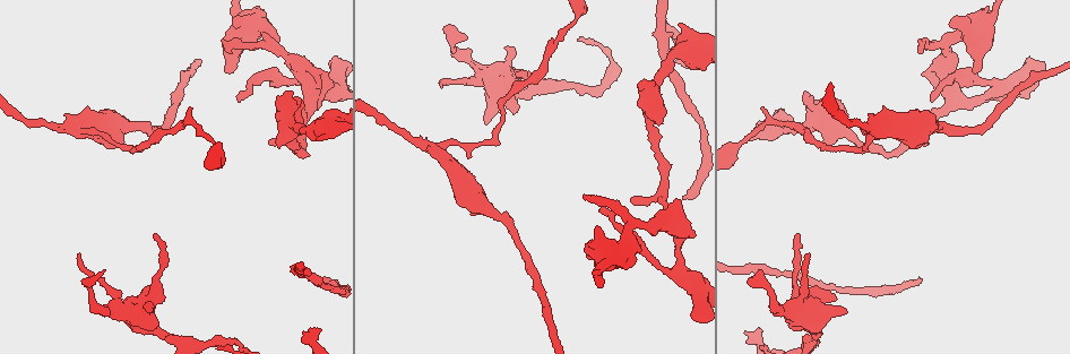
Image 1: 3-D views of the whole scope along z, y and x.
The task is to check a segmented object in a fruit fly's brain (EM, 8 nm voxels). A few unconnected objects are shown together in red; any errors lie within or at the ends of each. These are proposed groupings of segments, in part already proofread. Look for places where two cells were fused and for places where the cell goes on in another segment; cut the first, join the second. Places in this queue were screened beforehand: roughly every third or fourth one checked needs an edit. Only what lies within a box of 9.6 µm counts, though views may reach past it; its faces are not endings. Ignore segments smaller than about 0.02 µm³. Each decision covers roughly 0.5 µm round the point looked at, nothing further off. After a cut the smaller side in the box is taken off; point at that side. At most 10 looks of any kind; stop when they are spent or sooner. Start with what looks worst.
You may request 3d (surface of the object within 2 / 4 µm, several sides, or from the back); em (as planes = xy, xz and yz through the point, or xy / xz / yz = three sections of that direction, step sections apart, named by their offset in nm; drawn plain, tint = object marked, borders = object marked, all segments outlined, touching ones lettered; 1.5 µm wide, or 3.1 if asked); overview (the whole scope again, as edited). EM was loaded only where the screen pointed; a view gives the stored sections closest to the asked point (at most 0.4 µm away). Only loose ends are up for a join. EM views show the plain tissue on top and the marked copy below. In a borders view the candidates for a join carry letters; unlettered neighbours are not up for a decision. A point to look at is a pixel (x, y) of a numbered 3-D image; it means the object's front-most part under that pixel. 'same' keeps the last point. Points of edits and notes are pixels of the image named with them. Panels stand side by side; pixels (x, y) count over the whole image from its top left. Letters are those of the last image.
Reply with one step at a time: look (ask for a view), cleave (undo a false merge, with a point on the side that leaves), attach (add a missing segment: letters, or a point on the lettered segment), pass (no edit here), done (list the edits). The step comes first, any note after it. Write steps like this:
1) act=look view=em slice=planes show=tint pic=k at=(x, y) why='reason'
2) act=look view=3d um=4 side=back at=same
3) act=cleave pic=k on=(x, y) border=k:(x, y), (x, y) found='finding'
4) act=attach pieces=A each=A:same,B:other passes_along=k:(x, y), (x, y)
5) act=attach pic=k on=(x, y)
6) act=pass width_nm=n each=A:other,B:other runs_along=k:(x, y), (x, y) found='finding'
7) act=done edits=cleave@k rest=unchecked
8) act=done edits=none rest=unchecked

act=look view=em slice=planes show=borders pic=1 at=(325, 276) why='thin end'

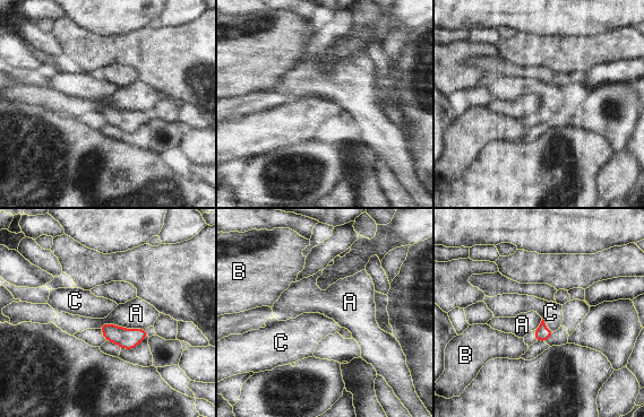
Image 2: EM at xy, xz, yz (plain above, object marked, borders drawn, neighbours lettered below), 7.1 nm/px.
act=attach pieces=C width_nm=100 each=A:other,B:other,C:same passes_along=2:(542, 332), (546, 326), (550, 312) found='the cell continues'

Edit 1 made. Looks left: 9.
act=look view=overview

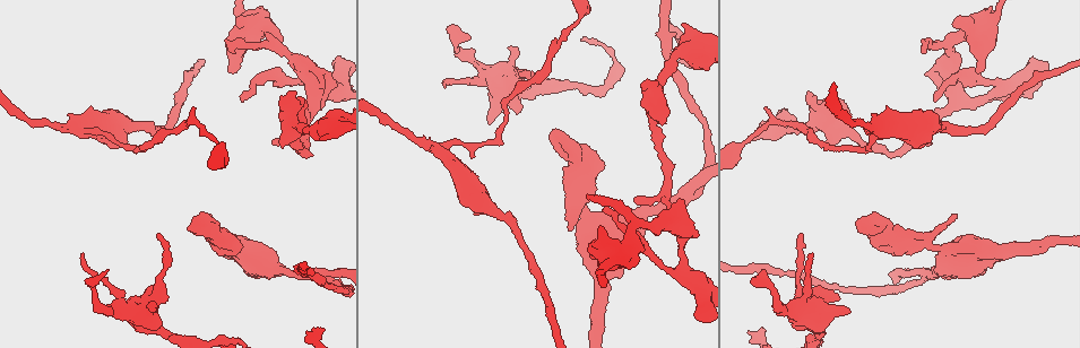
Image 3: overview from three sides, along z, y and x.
act=look view=em slice=planes show=borders pic=3 at=(812, 256) why='an open end'

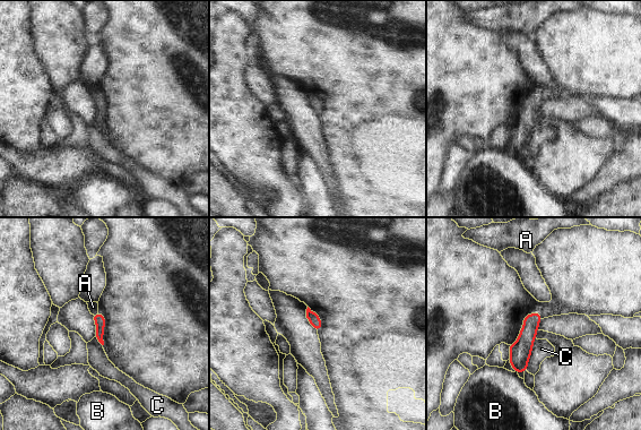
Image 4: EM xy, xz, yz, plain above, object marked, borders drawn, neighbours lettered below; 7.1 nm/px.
act=pass width_nm=80 each=A:other,B:other,C:other runs_along=4:(537, 316), (530, 323), (517, 369) found='none of them fits'

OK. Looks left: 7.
act=look view=3d um=4 pic=3 at=(923, 42) why='free end'

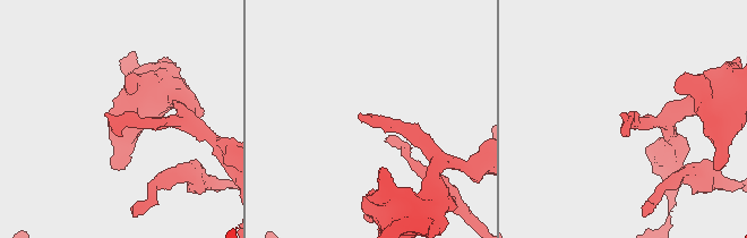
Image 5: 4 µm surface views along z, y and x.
act=look view=em slice=planes show=borders pic=5 at=(361, 115)

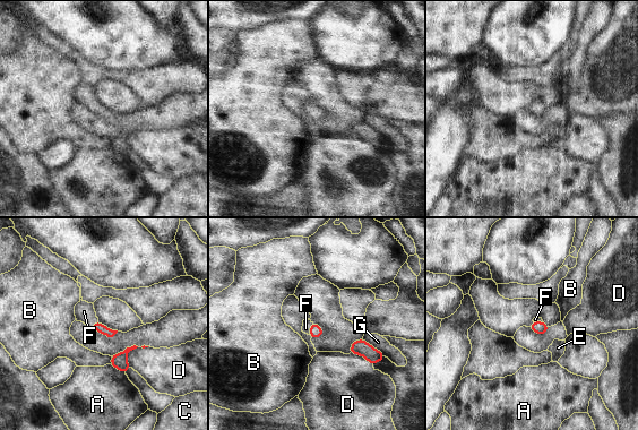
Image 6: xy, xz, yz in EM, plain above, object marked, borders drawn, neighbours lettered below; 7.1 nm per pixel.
act=attach pieces=F each=A:other,B:other,C:other,D:other,E:other,F:same,G:other passes_along=6:(316, 330), (310, 328), (305, 328) found='it goes on there'

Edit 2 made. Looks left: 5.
act=look view=3d um=2 pic=3 at=(637, 198) why='an open end'

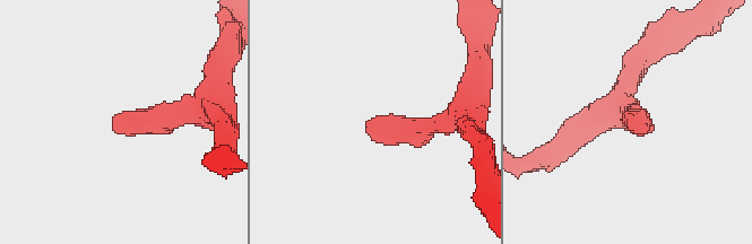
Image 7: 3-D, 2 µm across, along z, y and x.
act=look view=em slice=planes show=borders pic=7 at=(624, 111)

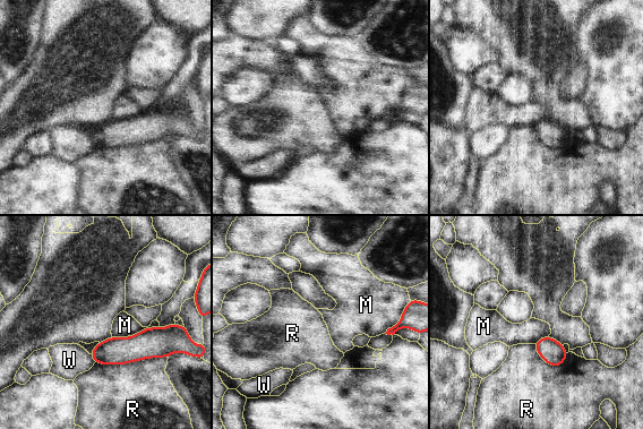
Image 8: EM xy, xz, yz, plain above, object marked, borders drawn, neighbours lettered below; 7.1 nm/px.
act=pass each=M:other,R:other,W:other runs_along=8:(170, 331), (157, 342), (94, 354) found='none of them fits'

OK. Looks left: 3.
act=look view=em slice=planes show=tint pic=3 at=(817, 333) why='thick turns thin'

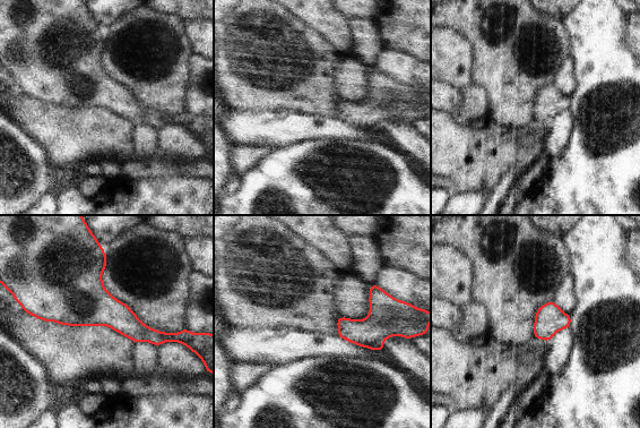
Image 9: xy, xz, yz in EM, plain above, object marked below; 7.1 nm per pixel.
act=look view=em slice=planes show=borders at=same why='what lies round it'

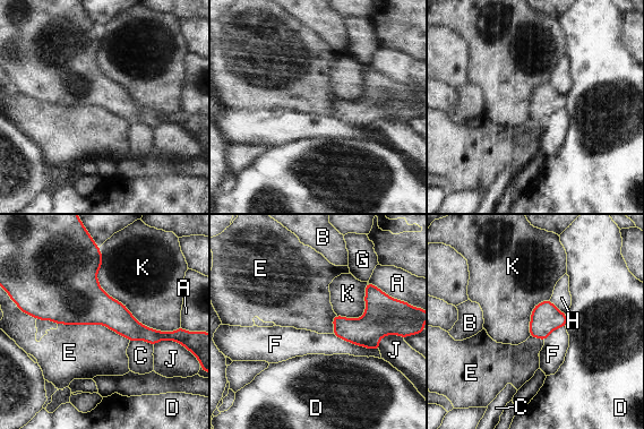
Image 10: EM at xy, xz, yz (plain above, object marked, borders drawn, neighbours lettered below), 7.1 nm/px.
act=pass each=A:other,B:other,C:other,D:other,E:other,F:other,G:other,H:other,J:other,K:other border=10:(58, 323), (102, 324), (129, 342) found='all the same cell'

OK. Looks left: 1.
act=done edits=attach@2,attach@6 rest=unchecked

